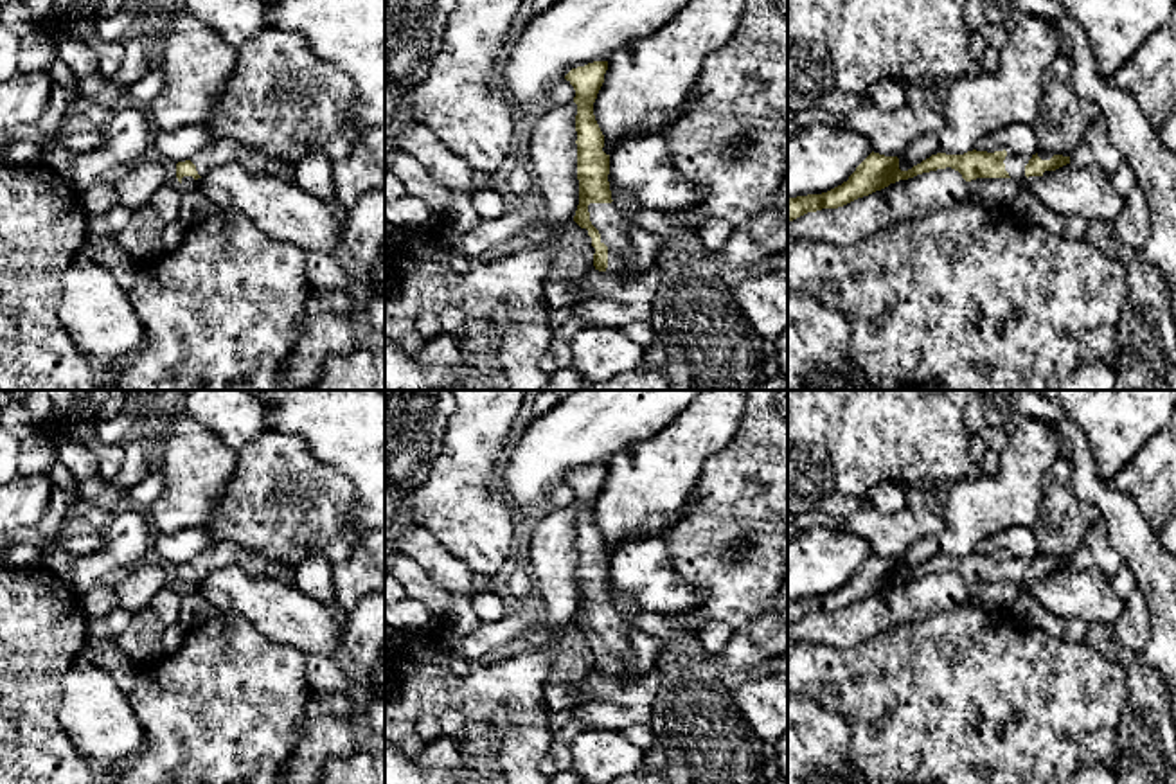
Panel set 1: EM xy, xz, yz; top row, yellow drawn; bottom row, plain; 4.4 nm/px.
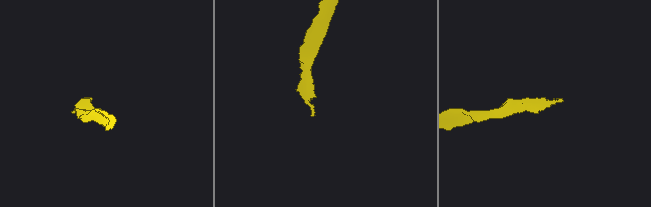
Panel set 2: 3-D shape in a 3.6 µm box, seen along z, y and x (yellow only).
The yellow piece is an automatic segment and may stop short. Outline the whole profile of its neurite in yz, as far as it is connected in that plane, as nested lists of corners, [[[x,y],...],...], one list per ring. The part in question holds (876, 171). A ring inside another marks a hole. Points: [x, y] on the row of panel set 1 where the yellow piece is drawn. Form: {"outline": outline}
{"outline": [[[973,149],[964,155],[937,153],[912,169],[901,171],[897,156],[885,156],[872,151],[842,185],[822,194],[788,196],[788,223],[807,212],[843,207],[890,183],[937,169],[951,167],[958,171],[966,182],[976,178],[1012,178],[1025,183],[1034,176],[1048,174],[1066,164],[1070,164],[1070,156],[1047,151],[1023,156],[1009,149],[994,153]]]}

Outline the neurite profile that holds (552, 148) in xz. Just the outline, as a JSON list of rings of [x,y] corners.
[[[577,104],[548,108],[529,137],[534,200],[548,245],[559,245],[559,230],[574,221],[579,205]]]

